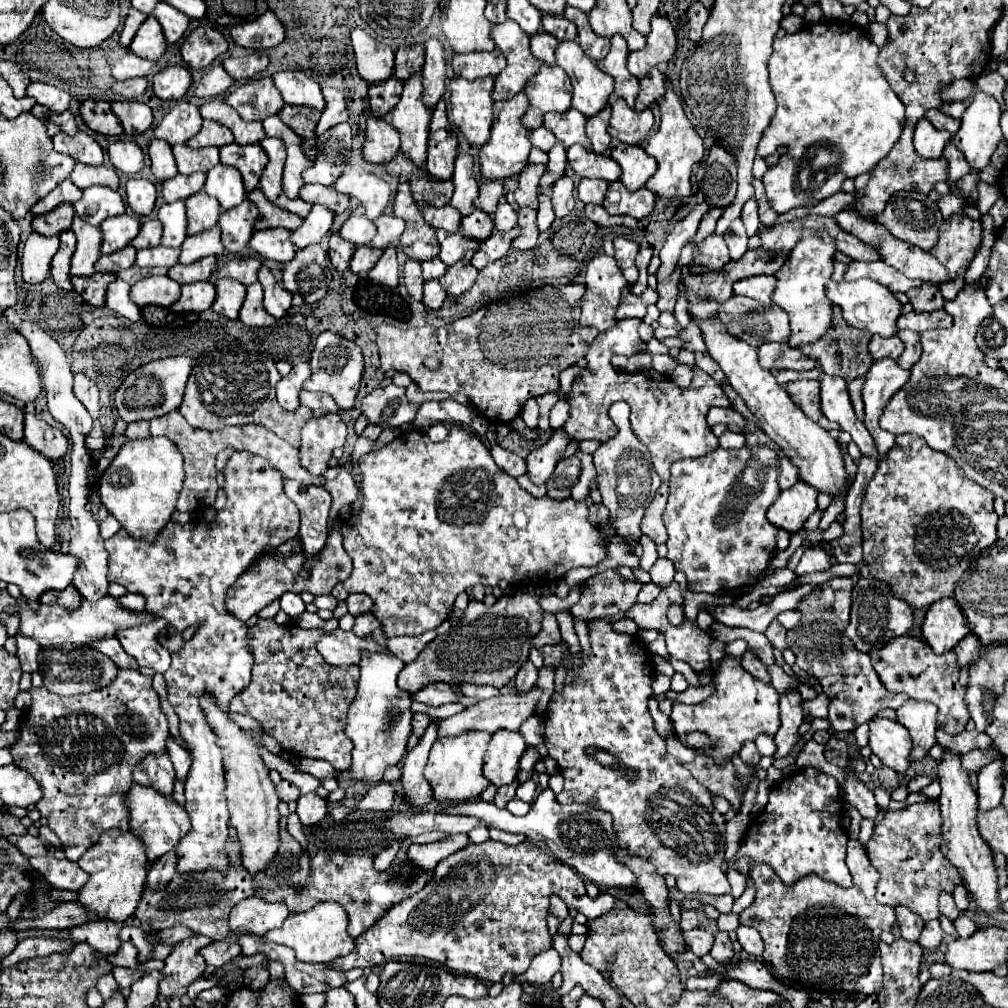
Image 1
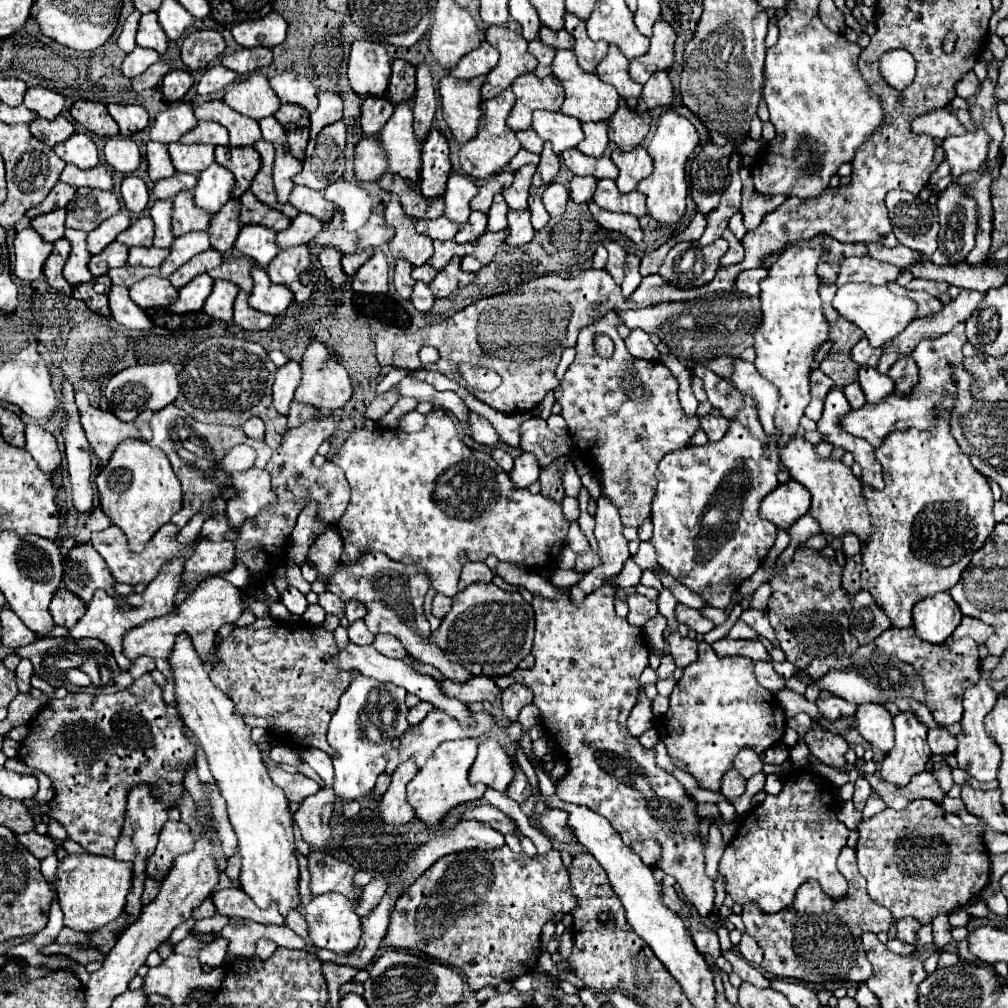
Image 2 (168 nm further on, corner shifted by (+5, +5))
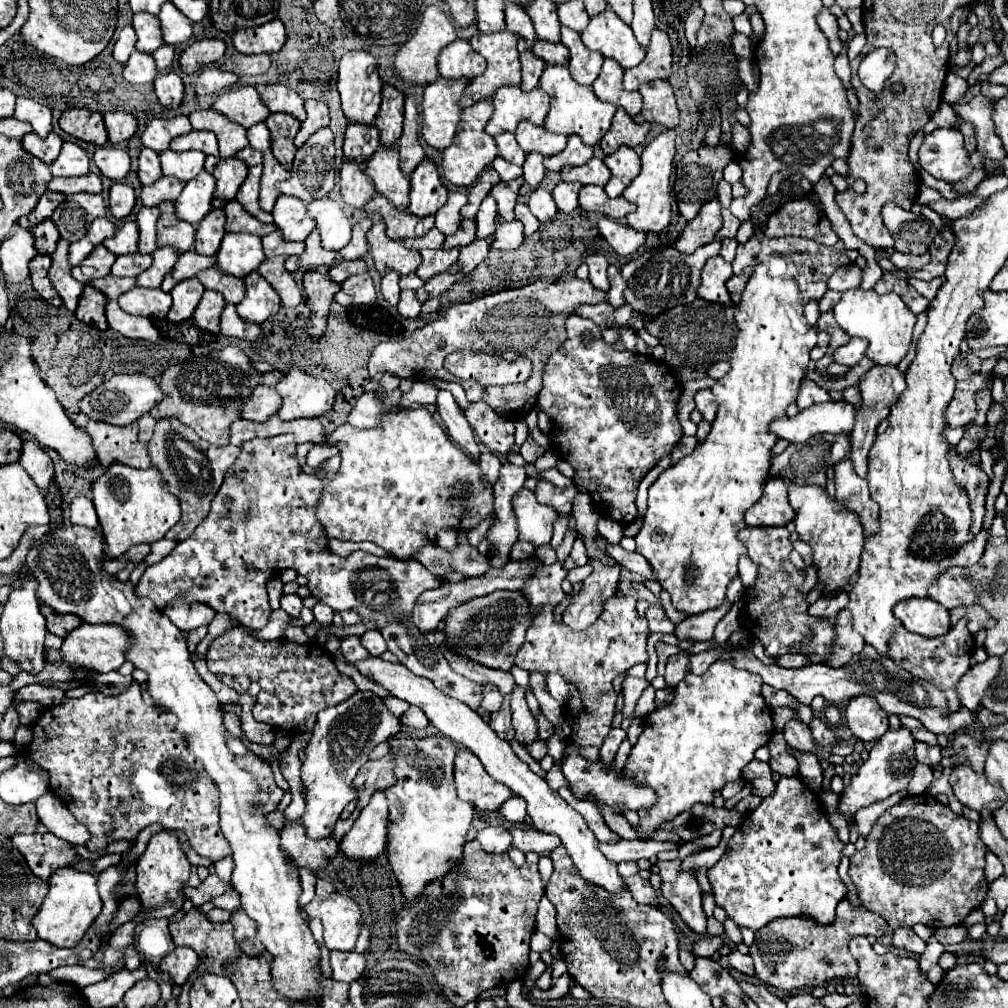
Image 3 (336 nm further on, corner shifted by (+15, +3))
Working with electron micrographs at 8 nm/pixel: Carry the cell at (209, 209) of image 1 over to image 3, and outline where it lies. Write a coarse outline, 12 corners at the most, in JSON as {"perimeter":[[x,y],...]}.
{"perimeter":[[157,205],[157,247],[185,253],[195,227],[175,217],[175,205]]}

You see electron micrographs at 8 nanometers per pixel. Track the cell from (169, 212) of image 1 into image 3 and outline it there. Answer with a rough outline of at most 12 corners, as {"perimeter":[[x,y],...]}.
{"perimeter":[[141,207],[137,213],[139,251],[153,253],[157,207]]}

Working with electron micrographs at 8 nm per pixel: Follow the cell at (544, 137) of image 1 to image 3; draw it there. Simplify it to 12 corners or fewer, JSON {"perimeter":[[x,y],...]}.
{"perimeter":[[513,133],[495,137],[497,155],[509,163],[523,165],[525,151]]}

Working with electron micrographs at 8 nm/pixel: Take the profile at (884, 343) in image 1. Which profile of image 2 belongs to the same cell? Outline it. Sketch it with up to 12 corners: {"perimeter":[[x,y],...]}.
{"perimeter":[[863,337],[853,349],[851,359],[859,365],[877,365],[885,347],[871,347]]}

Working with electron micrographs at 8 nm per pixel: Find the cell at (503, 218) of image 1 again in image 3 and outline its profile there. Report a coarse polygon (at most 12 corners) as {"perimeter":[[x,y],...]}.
{"perimeter":[[495,199],[481,203],[475,223],[477,237],[495,233]]}

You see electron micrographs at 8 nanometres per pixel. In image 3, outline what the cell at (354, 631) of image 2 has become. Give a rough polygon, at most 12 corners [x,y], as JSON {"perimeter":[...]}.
{"perimeter":[[345,637],[341,653],[347,663],[371,657],[359,637]]}

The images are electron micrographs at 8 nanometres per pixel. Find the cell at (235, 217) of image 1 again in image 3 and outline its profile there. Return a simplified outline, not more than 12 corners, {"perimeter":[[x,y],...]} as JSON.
{"perimeter":[[223,209],[197,225],[193,249],[215,255],[225,235]]}

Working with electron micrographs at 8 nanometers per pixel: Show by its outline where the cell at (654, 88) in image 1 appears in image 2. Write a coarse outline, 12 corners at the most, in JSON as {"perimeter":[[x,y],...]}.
{"perimeter":[[657,71],[643,85],[637,111],[667,107],[673,85],[667,71]]}

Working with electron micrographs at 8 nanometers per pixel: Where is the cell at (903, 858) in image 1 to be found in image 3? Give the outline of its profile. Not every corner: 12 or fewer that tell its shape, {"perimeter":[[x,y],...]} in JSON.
{"perimeter":[[931,795],[889,807],[851,857],[891,929],[981,907],[979,825]]}

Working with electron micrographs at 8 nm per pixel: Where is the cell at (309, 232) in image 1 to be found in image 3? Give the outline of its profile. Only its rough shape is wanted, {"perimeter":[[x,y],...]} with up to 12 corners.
{"perimeter":[[279,231],[263,237],[267,257],[301,255],[303,243],[283,241]]}

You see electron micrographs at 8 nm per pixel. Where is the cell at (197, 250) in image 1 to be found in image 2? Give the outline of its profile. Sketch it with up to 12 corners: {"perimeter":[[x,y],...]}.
{"perimeter":[[207,231],[177,237],[161,265],[169,277],[195,255],[211,249]]}

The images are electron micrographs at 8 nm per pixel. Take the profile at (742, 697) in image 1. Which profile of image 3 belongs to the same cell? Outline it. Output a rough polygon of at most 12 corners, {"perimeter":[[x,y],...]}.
{"perimeter":[[715,661],[647,715],[623,769],[637,839],[741,777],[773,735],[759,675]]}

